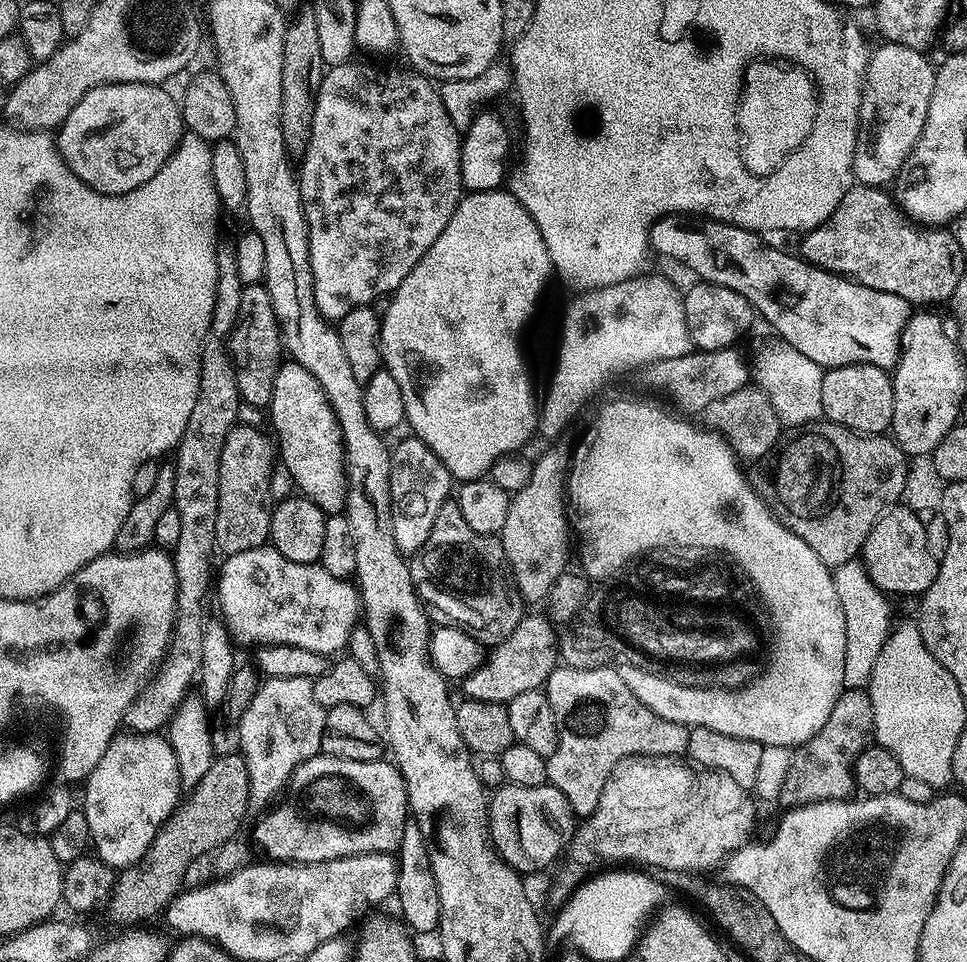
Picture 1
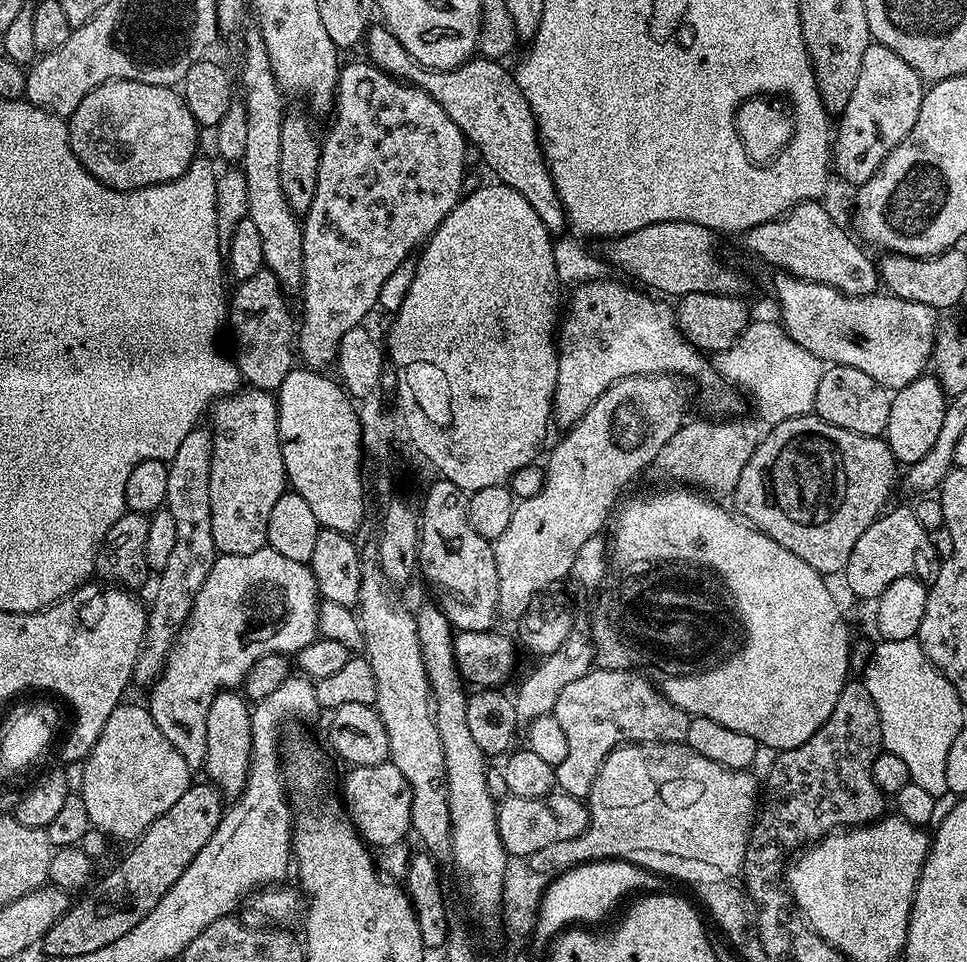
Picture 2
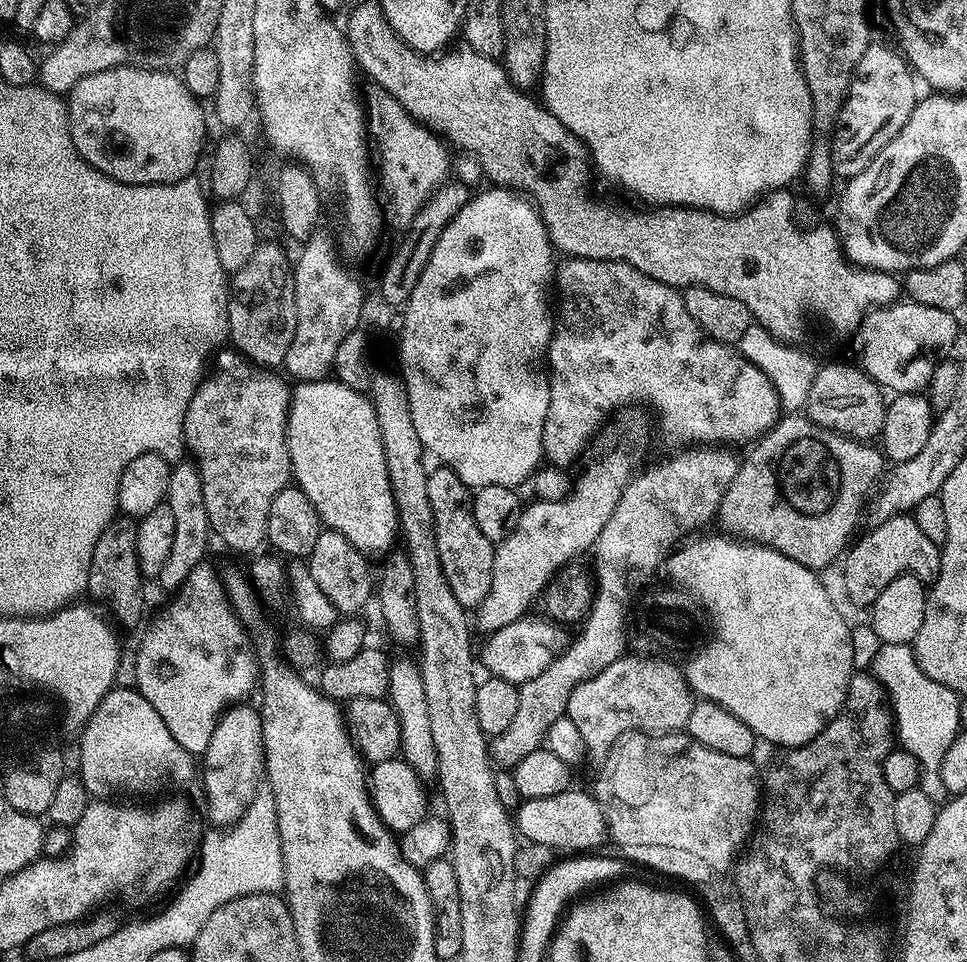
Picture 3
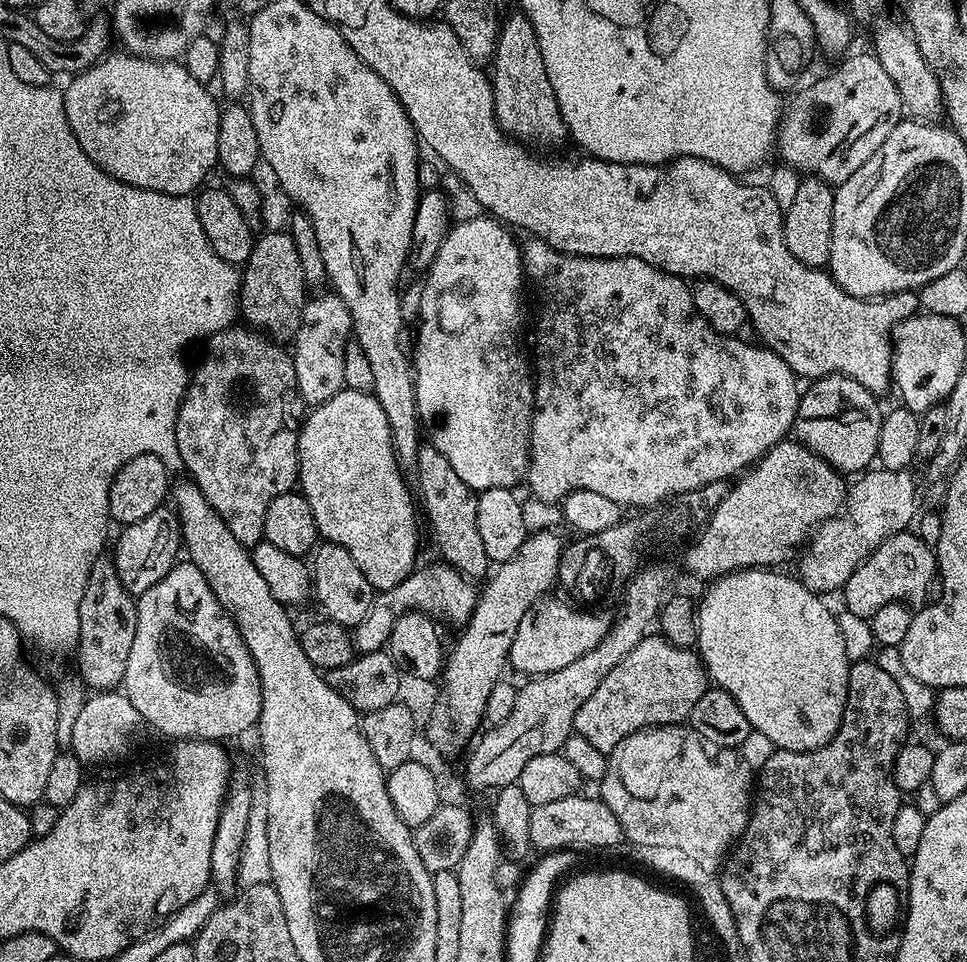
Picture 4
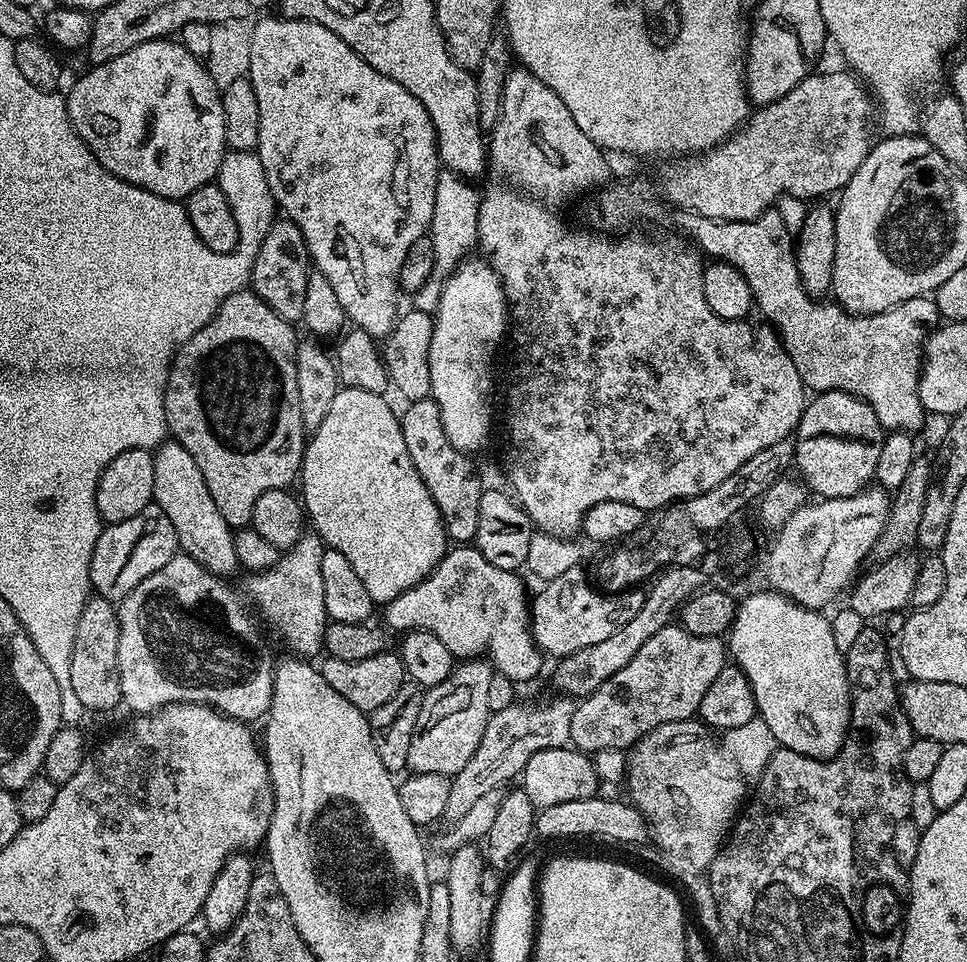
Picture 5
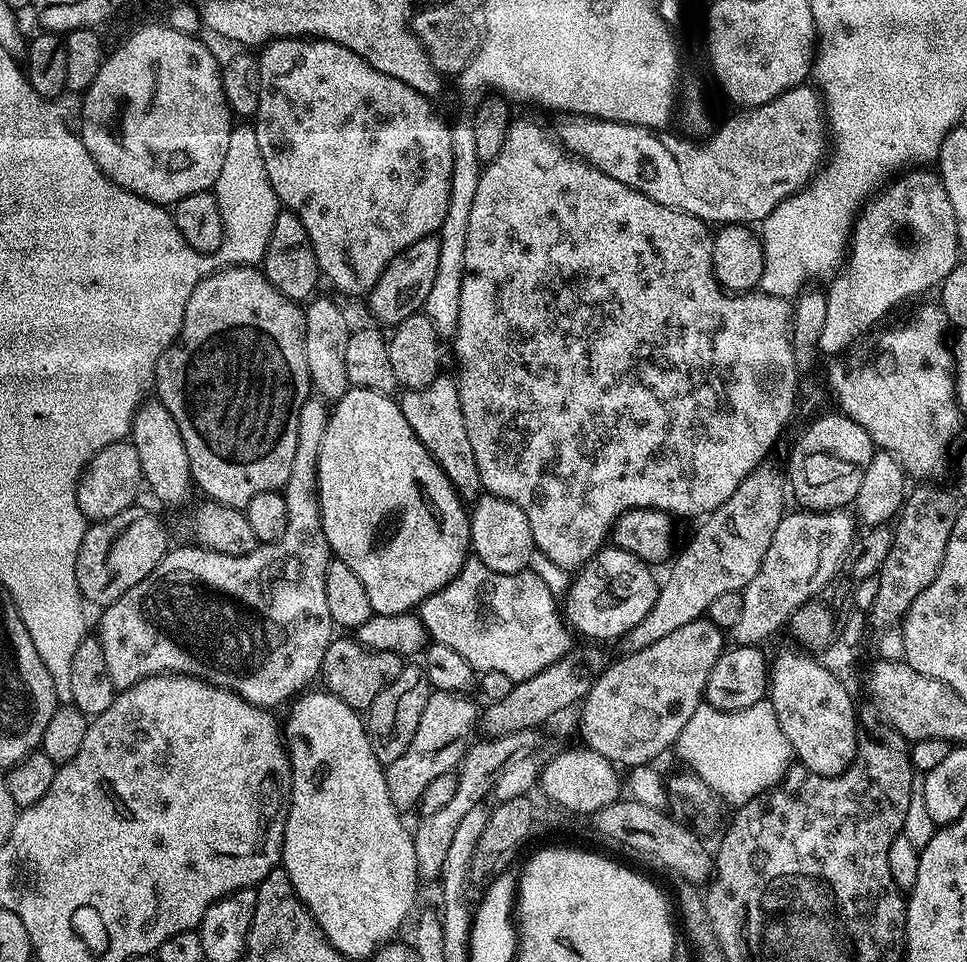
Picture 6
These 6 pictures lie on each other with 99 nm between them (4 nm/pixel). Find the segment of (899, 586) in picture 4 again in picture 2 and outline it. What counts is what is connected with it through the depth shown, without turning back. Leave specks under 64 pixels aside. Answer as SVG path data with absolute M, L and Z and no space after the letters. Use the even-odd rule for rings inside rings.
M896 508L893 512L885 511L870 525L866 534L858 538L854 550L850 550L842 579L858 599L872 602L898 578L912 576L923 582L931 581L937 567L936 548L927 530L920 525L919 518L908 508Z

